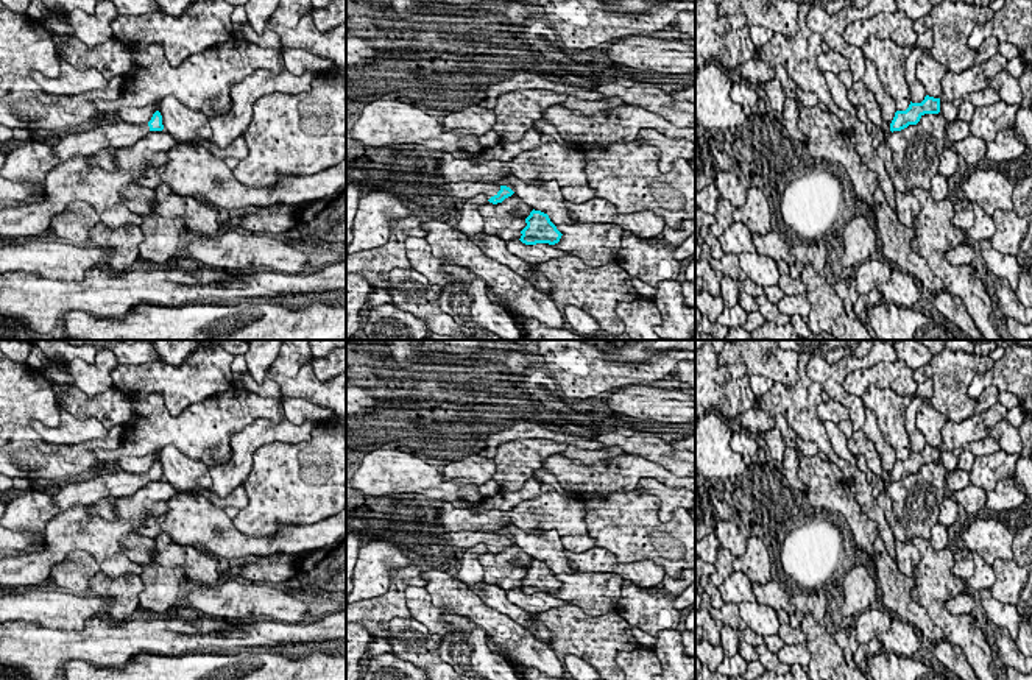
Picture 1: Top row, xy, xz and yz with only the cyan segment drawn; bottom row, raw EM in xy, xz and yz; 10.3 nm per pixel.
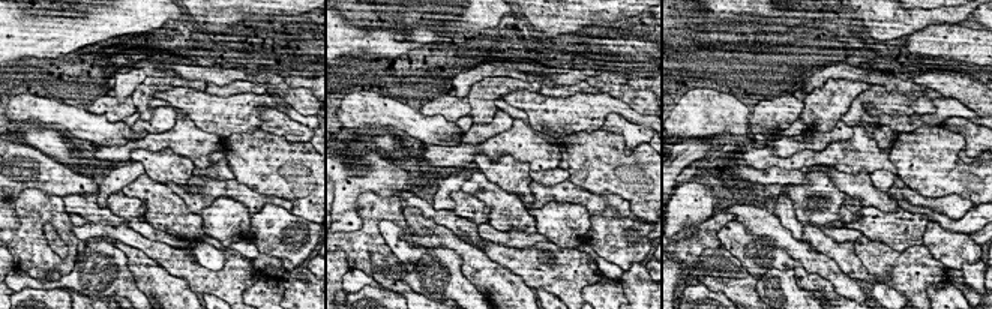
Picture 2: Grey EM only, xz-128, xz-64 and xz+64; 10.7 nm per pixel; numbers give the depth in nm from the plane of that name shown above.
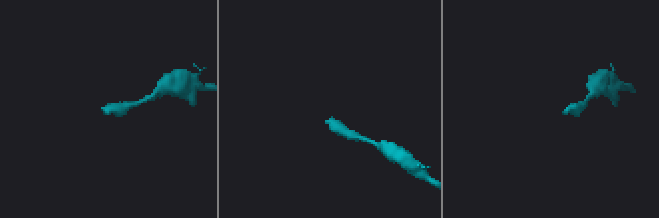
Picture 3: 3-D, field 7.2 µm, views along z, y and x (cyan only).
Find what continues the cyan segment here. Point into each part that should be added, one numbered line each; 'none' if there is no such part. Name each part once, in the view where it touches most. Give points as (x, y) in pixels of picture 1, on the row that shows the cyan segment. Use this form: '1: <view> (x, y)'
1: xz (463, 189)

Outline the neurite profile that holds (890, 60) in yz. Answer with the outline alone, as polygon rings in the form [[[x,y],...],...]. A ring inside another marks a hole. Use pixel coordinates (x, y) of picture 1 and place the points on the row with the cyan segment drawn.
[[[870,36],[862,45],[862,53],[876,66],[878,78],[884,90],[893,98],[896,109],[906,111],[910,104],[910,90],[904,72],[912,48],[898,47],[890,39]]]

